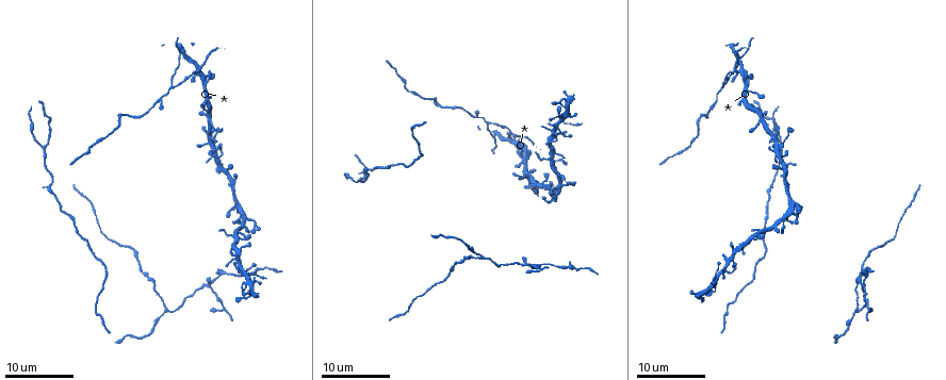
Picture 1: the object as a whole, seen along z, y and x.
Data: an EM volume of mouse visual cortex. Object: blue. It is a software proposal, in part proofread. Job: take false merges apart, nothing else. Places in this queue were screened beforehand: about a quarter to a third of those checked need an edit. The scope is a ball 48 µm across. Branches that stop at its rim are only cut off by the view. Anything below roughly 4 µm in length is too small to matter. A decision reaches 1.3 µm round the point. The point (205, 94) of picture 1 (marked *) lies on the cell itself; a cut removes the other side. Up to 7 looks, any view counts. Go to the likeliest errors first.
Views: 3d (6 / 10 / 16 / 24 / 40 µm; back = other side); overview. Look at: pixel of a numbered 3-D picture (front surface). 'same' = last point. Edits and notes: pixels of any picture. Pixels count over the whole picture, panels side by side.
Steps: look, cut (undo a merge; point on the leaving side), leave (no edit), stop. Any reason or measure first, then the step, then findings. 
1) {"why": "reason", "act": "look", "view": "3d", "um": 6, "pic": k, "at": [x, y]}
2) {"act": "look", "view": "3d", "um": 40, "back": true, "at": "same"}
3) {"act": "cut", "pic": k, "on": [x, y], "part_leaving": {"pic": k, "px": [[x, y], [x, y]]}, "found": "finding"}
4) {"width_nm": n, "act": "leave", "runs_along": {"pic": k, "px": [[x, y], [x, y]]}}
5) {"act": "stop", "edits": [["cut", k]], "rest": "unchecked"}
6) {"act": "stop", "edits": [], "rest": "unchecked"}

{"why": "four arms meet", "act": "look", "view": "3d", "um": 24, "pic": 1, "at": [207, 285]}

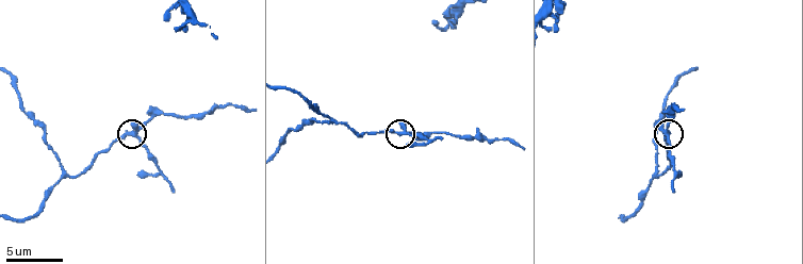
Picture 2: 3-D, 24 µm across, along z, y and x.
{"why": "closer look", "act": "look", "view": "3d", "um": 10, "pic": 2, "at": [403, 133]}

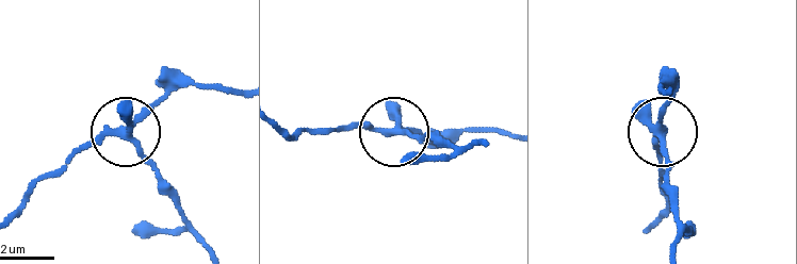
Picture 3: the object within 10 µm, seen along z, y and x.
{"arms": 4, "act": "cut", "pic": 3, "on": [151, 159], "part_leaving": {"pic": 3, "px": [[125, 135], [180, 216], [171, 229], [132, 229]]}, "found": "two cells meet here"}

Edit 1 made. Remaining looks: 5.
{"why": "three-way junction", "act": "look", "view": "3d", "um": 16, "pic": 1, "at": [489, 123]}

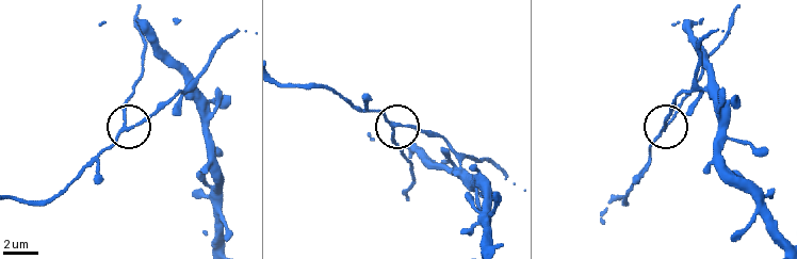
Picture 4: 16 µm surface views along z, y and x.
{"act": "look", "view": "3d", "um": 6, "pic": 4, "at": [394, 126]}

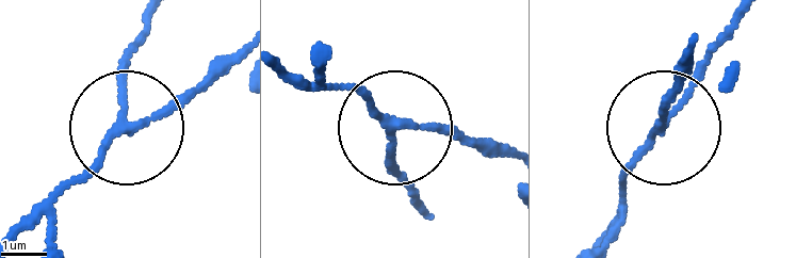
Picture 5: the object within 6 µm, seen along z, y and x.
{"act": "look", "view": "3d", "um": 6, "back": true, "pic": 5, "at": [125, 123]}

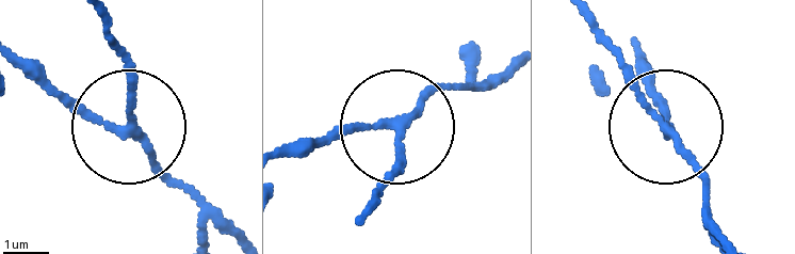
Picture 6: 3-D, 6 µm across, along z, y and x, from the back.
{"act": "leave", "runs_along": {"pic": 6, "px": [[286, 158], [396, 124], [400, 162], [377, 200]]}, "found": "continuous, no second cell"}

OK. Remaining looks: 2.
{"why": "three-way junction", "act": "look", "view": "3d", "um": 16, "pic": 1, "at": [44, 145]}

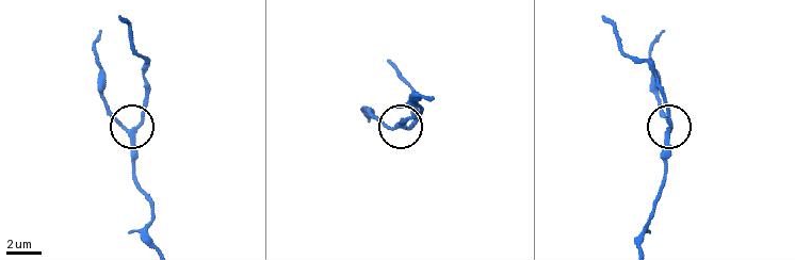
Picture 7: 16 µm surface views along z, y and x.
{"act": "look", "view": "3d", "um": 10, "pic": 7, "at": [667, 135]}

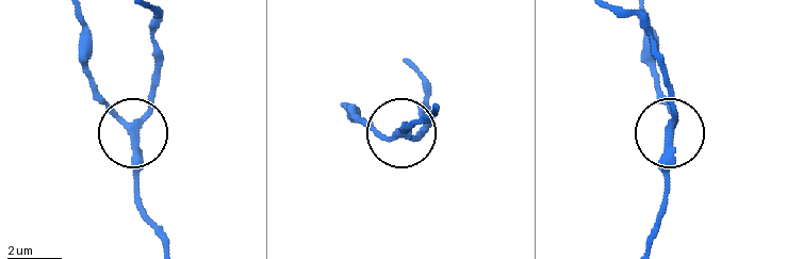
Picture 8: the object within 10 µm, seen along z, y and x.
{"act": "leave", "found": "continuous, no second cell"}

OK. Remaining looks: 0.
{"act": "stop", "edits": [["cut", 3]], "rest": "unchecked"}

